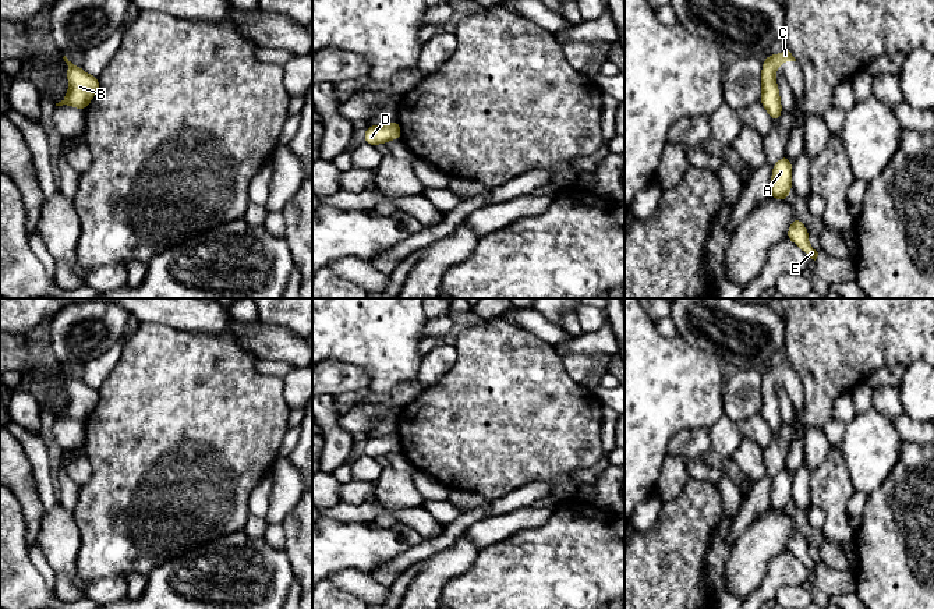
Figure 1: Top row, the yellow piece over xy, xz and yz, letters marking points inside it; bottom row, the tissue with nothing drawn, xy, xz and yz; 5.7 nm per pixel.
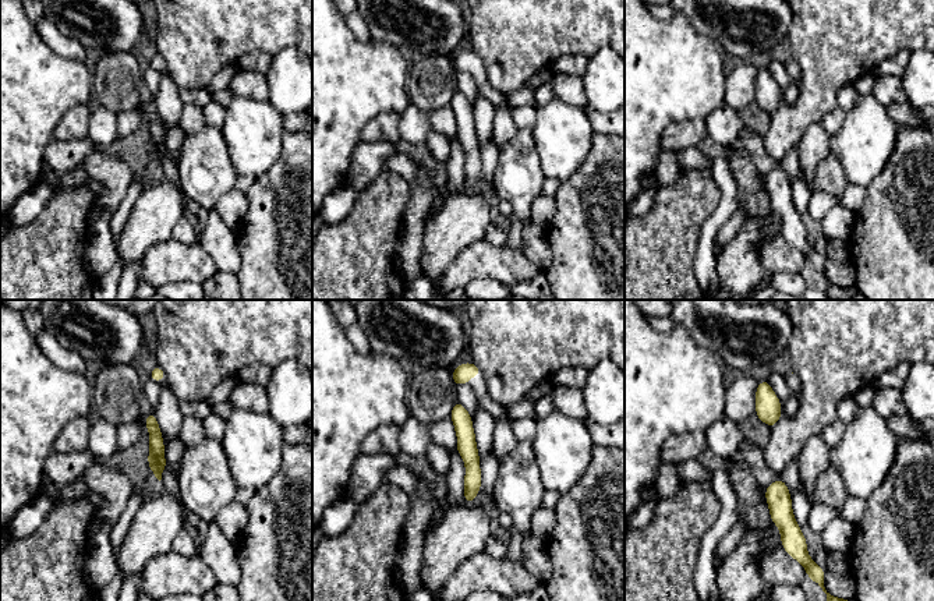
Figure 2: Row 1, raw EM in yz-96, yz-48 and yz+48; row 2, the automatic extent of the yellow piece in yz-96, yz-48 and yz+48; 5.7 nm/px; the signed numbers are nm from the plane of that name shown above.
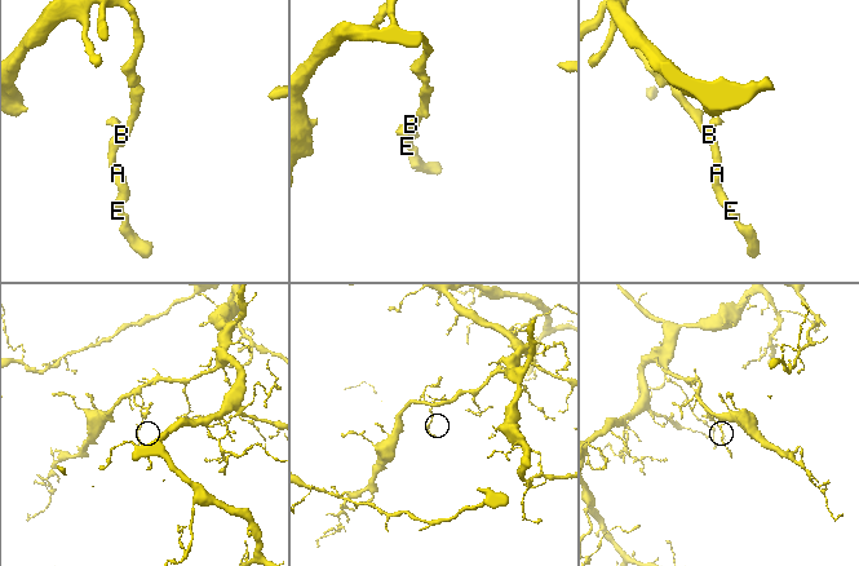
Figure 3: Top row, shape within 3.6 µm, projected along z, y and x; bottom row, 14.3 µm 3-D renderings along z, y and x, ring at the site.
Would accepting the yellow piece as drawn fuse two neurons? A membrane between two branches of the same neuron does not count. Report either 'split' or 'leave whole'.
leave whole

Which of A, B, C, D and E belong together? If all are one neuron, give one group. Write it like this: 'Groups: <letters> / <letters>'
Groups: A B C D E

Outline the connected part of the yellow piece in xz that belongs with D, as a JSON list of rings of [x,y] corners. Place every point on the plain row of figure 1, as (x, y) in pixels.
[[[397,432],[385,438],[368,438],[364,445],[364,456],[372,458],[386,456],[392,452],[401,452],[401,440]]]

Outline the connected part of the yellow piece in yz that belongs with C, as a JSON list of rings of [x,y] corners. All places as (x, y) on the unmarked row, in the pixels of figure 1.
[[[789,362],[778,367],[768,367],[768,369],[763,373],[761,380],[763,401],[758,414],[768,424],[772,435],[778,435],[781,425],[783,422],[781,417],[781,408],[775,392],[775,385],[778,383],[779,378],[785,373],[796,373],[796,371],[792,368]]]

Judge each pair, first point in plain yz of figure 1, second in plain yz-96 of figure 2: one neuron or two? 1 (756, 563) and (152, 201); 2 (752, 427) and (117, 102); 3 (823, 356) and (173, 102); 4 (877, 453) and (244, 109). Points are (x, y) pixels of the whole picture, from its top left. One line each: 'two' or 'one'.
1: one
2: two
3: two
4: one

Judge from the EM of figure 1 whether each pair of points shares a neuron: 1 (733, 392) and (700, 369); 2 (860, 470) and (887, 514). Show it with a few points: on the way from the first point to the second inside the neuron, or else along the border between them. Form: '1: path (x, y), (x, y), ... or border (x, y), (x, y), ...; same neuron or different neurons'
1: border (725, 379), (722, 413); different neurons
2: border (894, 466), (885, 481), (869, 495); different neurons

